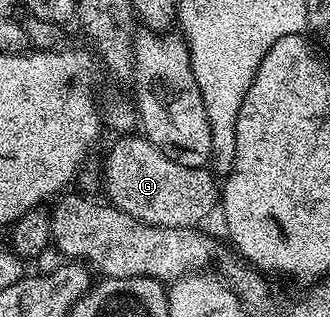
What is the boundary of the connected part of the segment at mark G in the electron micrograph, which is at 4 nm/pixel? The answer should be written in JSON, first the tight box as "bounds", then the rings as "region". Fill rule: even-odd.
{"bounds":[104,136,220,228],"region":[[[122,136],[110,150],[104,170],[104,190],[109,205],[131,214],[136,220],[164,228],[194,228],[220,202],[220,182],[209,169],[193,170],[176,164],[145,136]]]}

